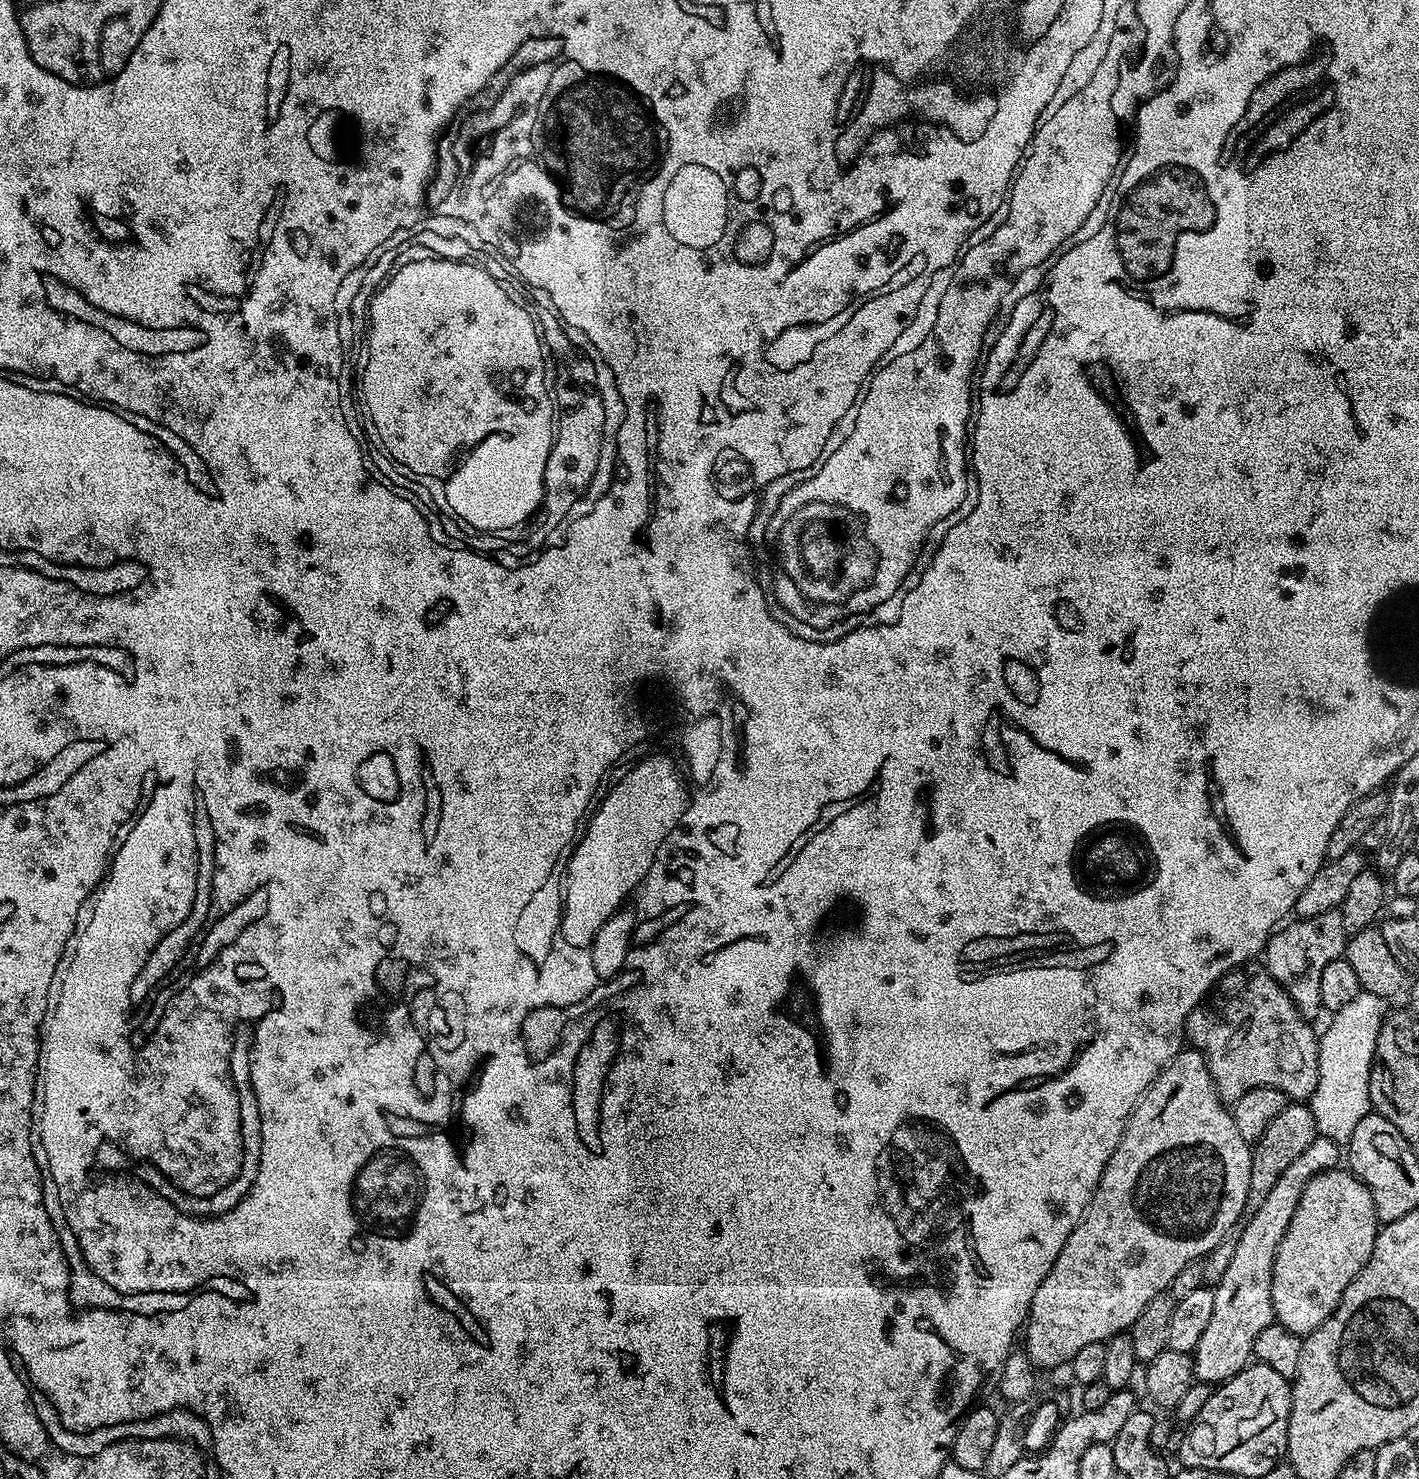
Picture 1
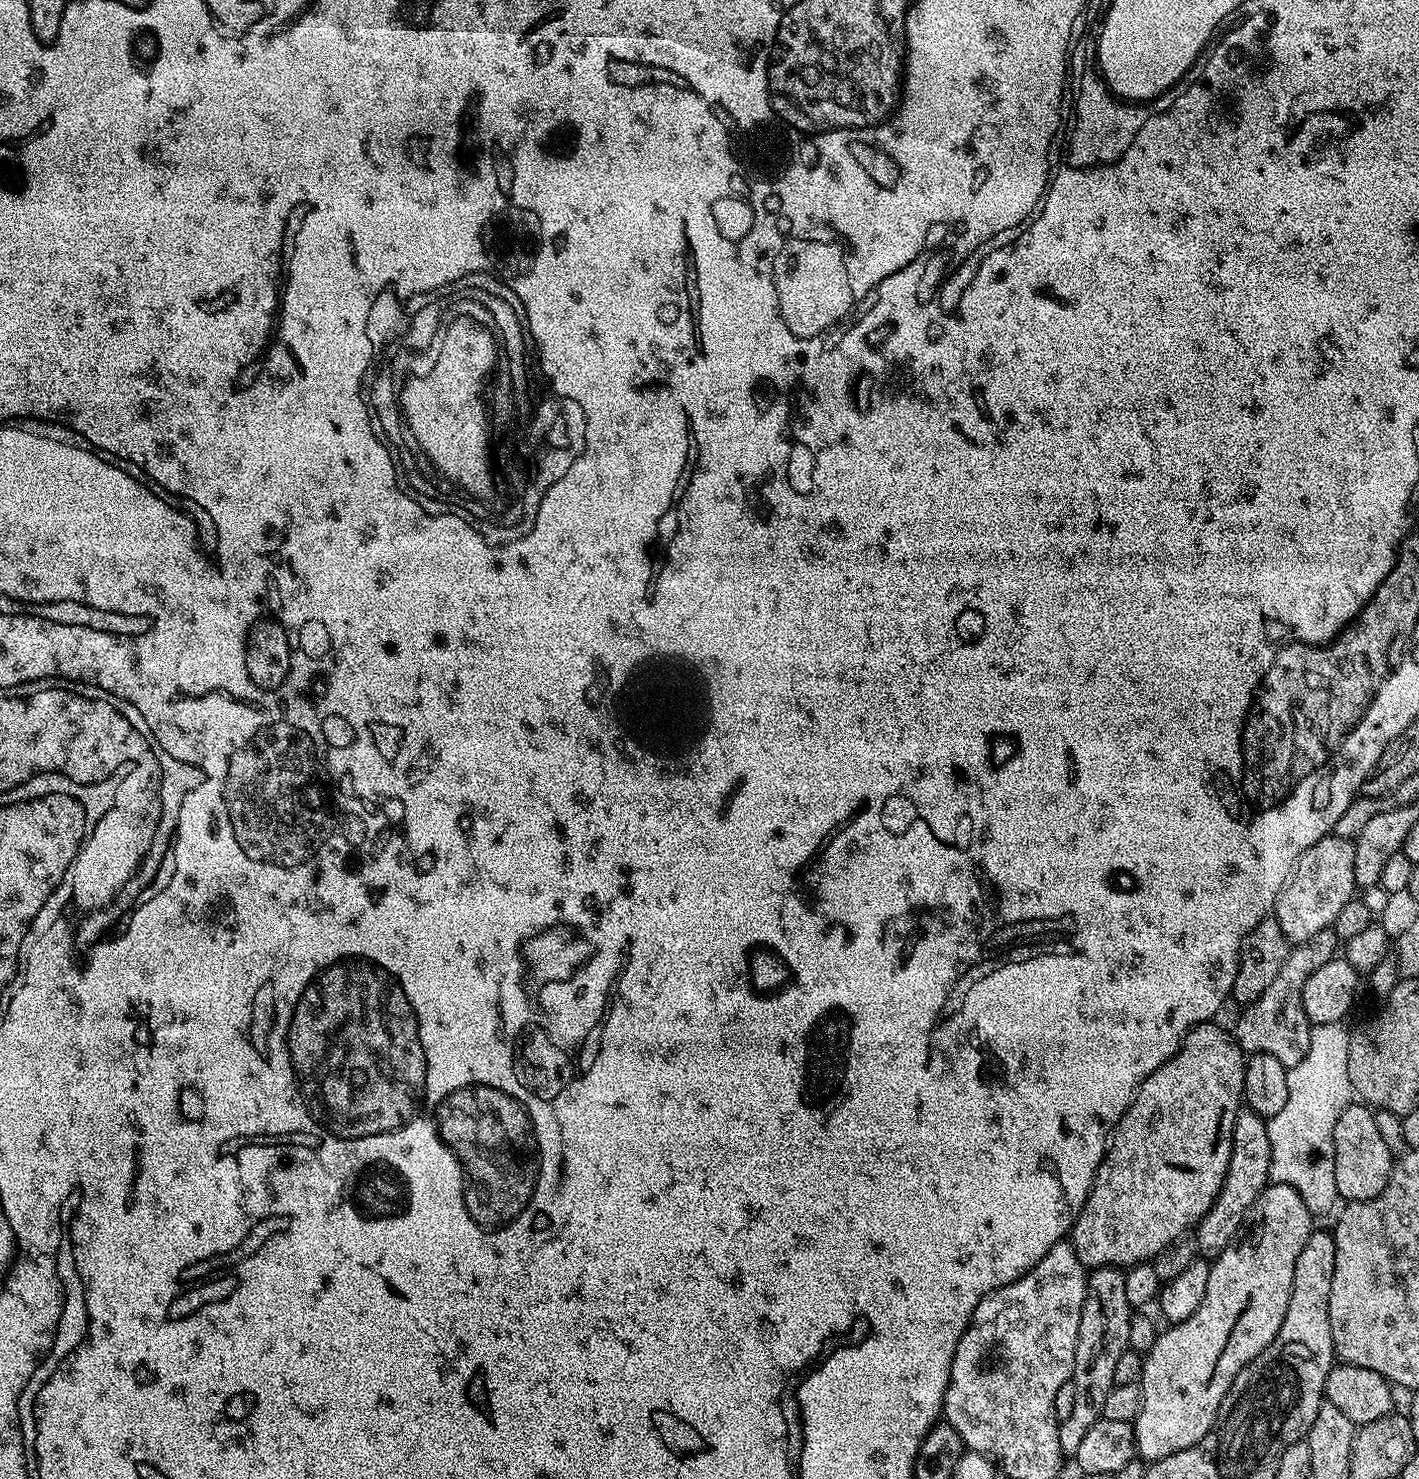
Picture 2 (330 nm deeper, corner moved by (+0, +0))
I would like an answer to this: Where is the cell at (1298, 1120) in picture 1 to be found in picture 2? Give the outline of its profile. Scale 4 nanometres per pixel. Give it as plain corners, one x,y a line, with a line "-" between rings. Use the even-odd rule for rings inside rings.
1246,1106
1240,1107
1234,1118
1232,1131
1232,1149
1230,1166
1222,1182
1222,1190
1210,1206
1210,1210
1194,1229
1199,1255
1215,1258
1240,1232
1250,1206
1264,1192
1270,1183
1270,1138
1268,1137
1268,1120

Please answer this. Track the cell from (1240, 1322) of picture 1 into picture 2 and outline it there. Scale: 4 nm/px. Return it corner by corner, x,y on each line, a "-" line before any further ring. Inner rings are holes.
1269,1183
1264,1192
1250,1206
1240,1232
1211,1261
1210,1282
1202,1306
1182,1322
1157,1335
1154,1346
1144,1356
1144,1369
1139,1378
1140,1409
1134,1421
1136,1454
1145,1462
1161,1460
1178,1450
1194,1446
1214,1426
1222,1398
1230,1390
1234,1378
1278,1334
1286,1306
1290,1302
1290,1286
1294,1282
1294,1262
1302,1254
1302,1246
1313,1234
1314,1214
1302,1202
1298,1190
1285,1184

